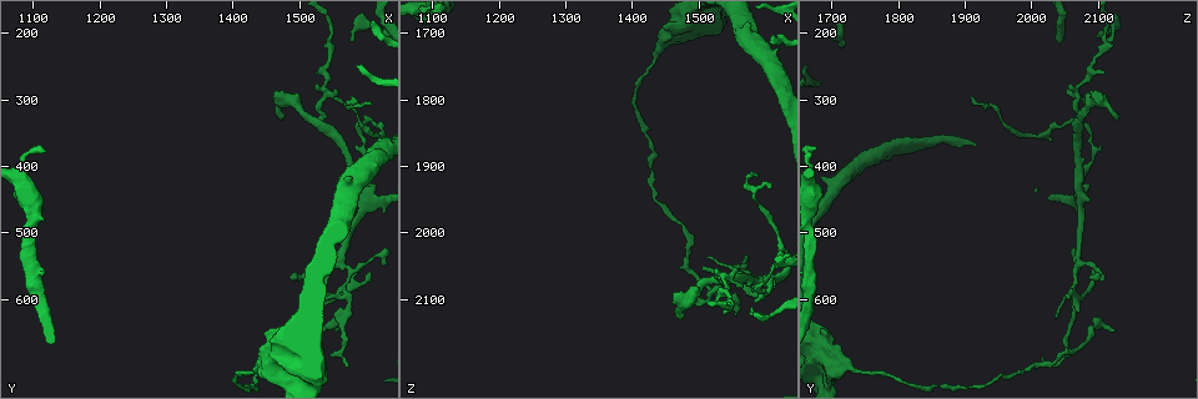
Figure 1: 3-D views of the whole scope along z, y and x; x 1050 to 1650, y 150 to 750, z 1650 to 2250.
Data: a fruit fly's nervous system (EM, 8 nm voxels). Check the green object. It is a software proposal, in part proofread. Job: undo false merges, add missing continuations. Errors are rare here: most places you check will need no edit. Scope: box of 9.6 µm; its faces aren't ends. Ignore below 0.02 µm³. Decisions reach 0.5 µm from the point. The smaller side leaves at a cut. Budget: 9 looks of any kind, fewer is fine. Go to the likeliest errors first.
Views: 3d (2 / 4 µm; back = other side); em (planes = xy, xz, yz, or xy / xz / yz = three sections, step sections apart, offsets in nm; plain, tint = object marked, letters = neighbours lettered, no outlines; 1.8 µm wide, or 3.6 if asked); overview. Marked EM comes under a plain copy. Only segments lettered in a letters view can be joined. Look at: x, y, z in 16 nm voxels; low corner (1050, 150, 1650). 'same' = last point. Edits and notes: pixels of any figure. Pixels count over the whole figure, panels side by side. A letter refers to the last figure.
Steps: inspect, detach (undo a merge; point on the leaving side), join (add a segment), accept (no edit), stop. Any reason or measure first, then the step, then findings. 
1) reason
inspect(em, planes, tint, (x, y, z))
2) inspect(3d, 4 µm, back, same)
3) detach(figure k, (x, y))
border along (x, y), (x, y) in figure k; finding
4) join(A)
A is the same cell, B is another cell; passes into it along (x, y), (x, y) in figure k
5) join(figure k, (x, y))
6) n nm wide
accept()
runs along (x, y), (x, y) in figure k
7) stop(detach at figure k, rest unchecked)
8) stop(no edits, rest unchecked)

abrupt turn
inspect(em, planes, letters, (1590, 425, 2075))

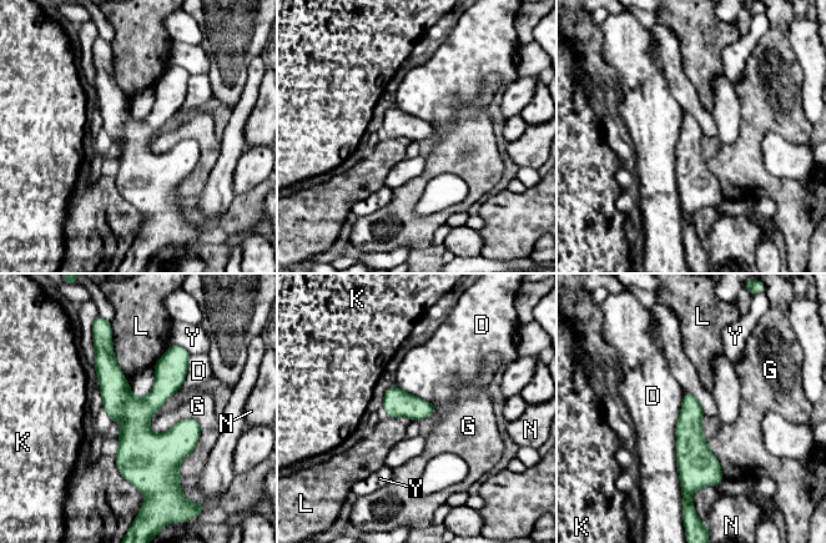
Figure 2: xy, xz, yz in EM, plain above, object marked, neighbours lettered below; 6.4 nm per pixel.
accept()
D, G, K, L, N and Y are other cells; runs along (109, 345), (144, 488) in figure 2; continuous, no second neuron

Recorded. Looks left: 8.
arms part here
inspect(3d, 2 µm, (1525, 335, 2070))

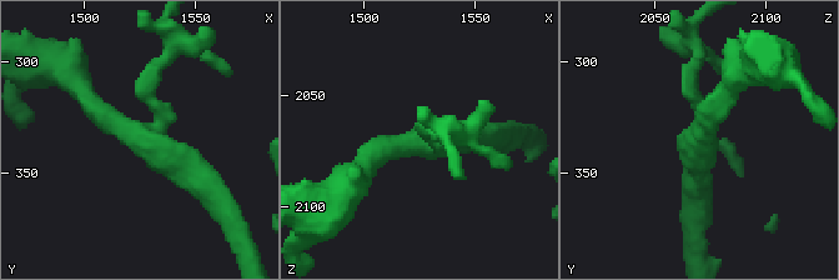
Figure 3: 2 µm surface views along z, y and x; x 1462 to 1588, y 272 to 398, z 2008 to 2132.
3 arms; shape alone is not enough
inspect(em, planes, letters, (1522, 332, 2071))

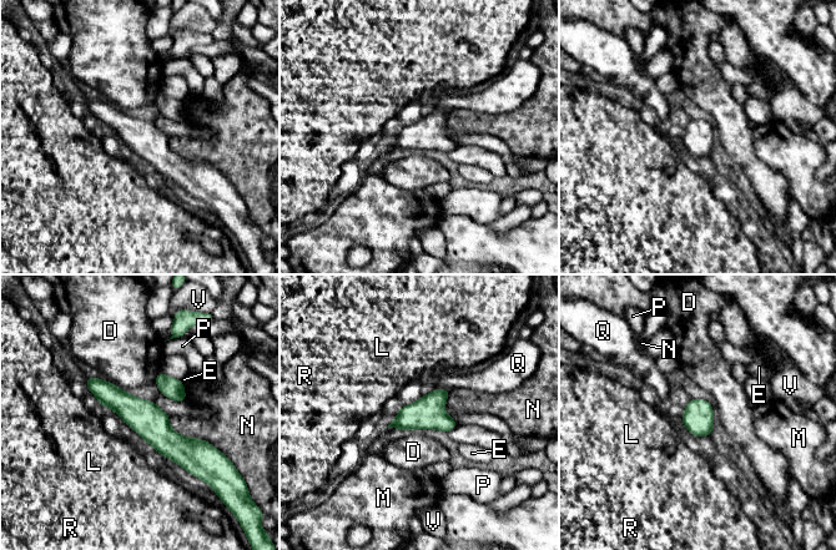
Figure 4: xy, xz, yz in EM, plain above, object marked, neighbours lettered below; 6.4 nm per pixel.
accept()
D, E, L, M, N, P, Q, R and V are other cells; one neuron here

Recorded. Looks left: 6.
closes a loop
inspect(3d, 4 µm, back, (1490, 685, 1685))

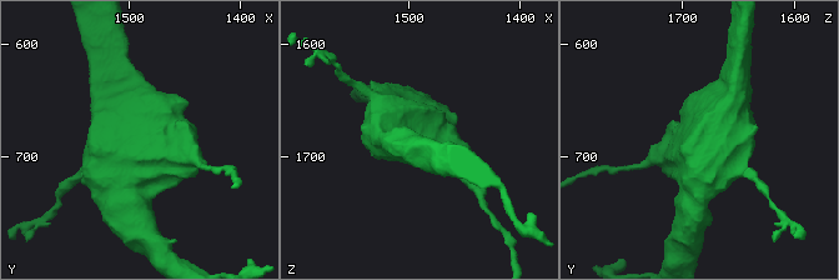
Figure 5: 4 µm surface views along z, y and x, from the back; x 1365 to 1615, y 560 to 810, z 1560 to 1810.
shape alone is not enough
inspect(em, planes, letters, same)

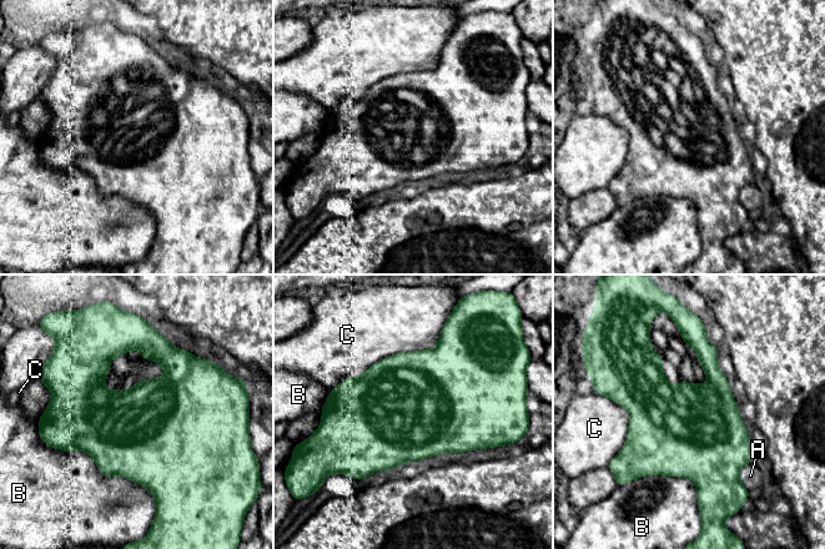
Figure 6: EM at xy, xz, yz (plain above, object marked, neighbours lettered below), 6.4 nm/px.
accept()
A, B and C are other cells; continuous, no second neuron

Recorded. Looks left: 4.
sharp bend
inspect(3d, 4 µm, (1540, 585, 2070))

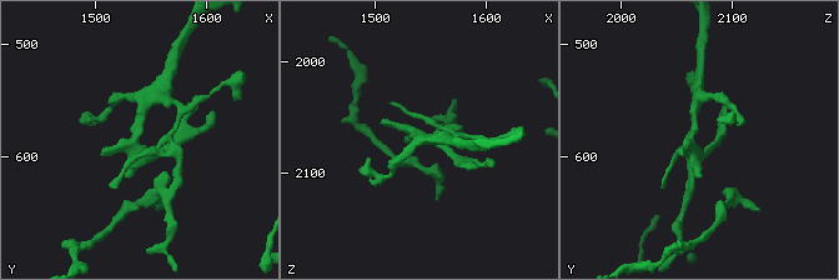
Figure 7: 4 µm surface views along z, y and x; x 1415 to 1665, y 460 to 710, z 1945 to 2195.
shape alone is not enough
inspect(em, planes, tint, (1540, 592, 2068))

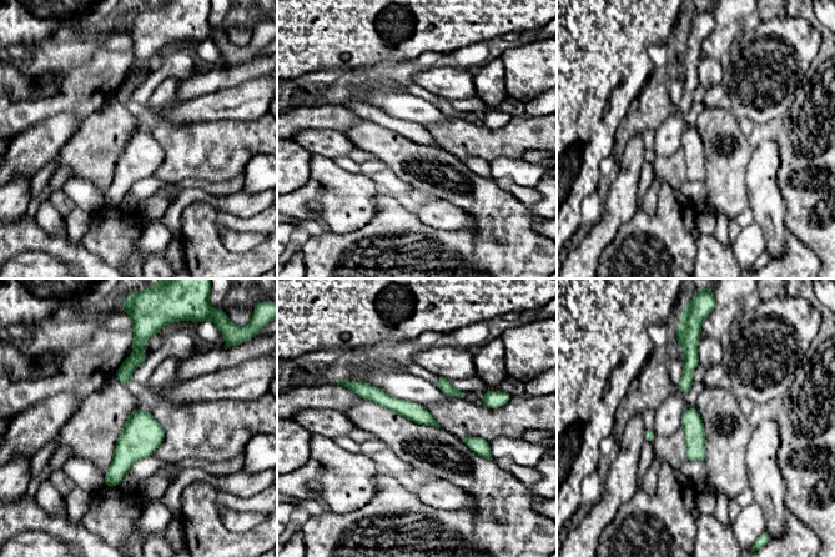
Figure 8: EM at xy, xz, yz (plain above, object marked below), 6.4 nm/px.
inspect(em, planes, letters, same)

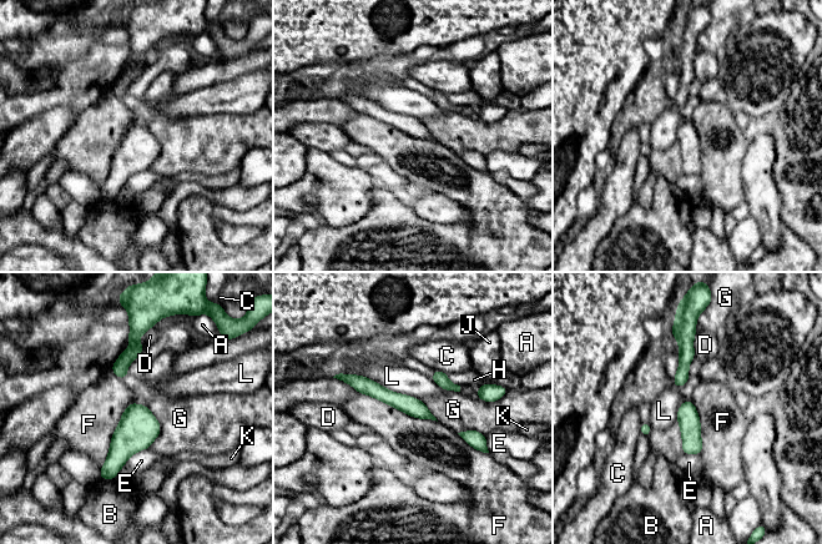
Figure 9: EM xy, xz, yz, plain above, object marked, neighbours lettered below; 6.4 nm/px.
accept()
A, B, C, D, E, F, G, H, J, K and L are other cells; border along (358, 392), (437, 422) in figure 9; continuous, no second neuron

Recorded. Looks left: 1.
stop(no edits, rest unchecked)

